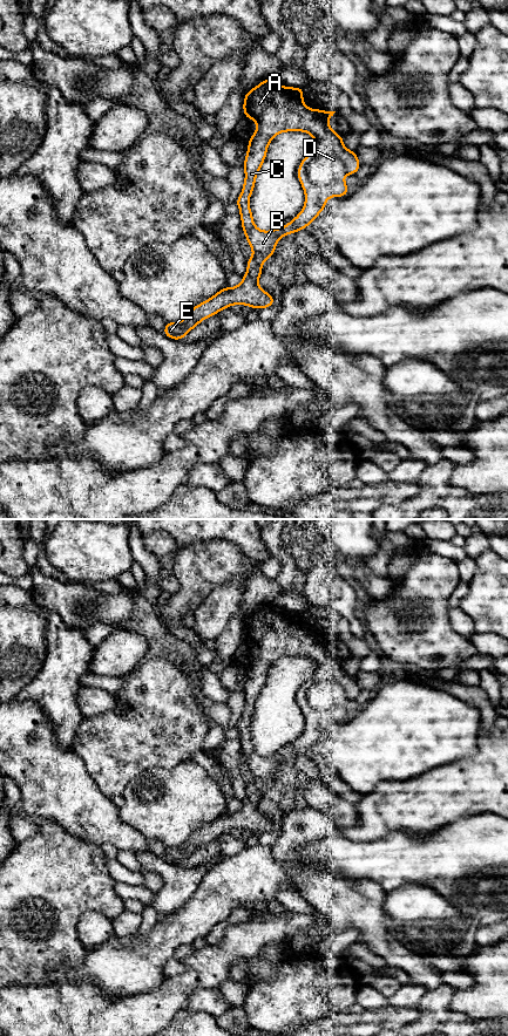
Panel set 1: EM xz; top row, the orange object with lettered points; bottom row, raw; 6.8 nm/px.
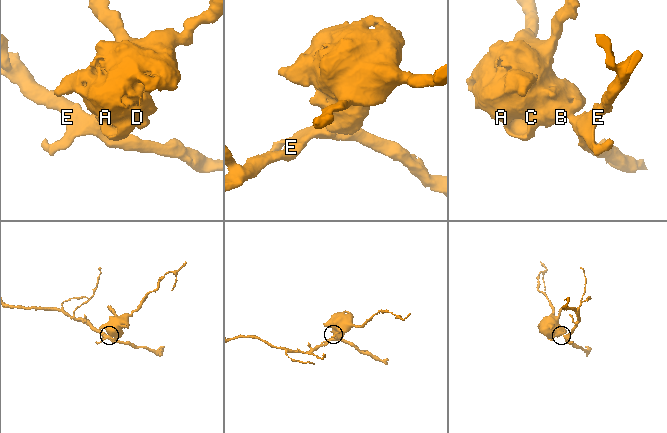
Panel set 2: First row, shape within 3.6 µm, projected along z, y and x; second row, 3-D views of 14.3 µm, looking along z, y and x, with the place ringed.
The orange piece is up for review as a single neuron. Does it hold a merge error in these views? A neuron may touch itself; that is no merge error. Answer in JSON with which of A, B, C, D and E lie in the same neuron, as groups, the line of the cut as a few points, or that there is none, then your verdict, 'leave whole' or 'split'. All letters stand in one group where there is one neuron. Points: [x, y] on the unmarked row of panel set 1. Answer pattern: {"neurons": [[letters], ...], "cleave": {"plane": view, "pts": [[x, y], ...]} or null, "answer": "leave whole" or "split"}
{"neurons": [["A", "B", "C", "D", "E"]], "cleave": null, "answer": "leave whole"}

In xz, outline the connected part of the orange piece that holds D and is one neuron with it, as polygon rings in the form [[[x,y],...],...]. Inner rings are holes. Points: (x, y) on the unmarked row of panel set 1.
[[[269,604],[245,619],[244,642],[257,648],[257,656],[250,661],[243,689],[245,706],[236,729],[241,736],[242,755],[253,781],[246,785],[248,797],[243,799],[243,806],[238,811],[224,812],[196,830],[180,847],[167,847],[163,859],[168,863],[182,865],[201,846],[230,830],[248,830],[259,834],[271,832],[273,820],[258,811],[263,788],[275,779],[275,772],[282,762],[307,752],[323,737],[328,722],[343,722],[350,717],[343,701],[355,700],[359,695],[357,677],[346,674],[343,661],[328,650],[328,643],[336,636],[309,634],[303,627],[303,618],[304,613],[283,612]],[[284,656],[305,656],[316,667],[297,697],[305,716],[305,730],[284,752],[262,756],[253,748],[249,724],[271,664]]]

